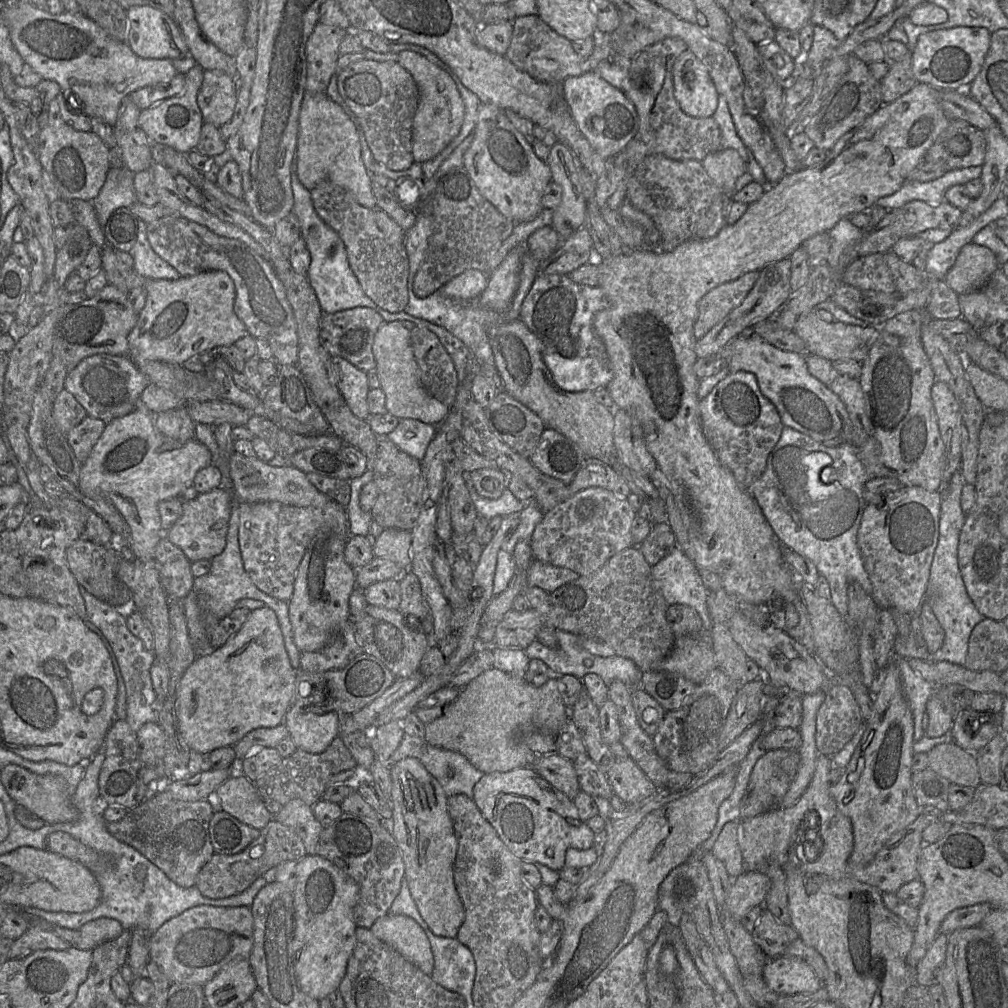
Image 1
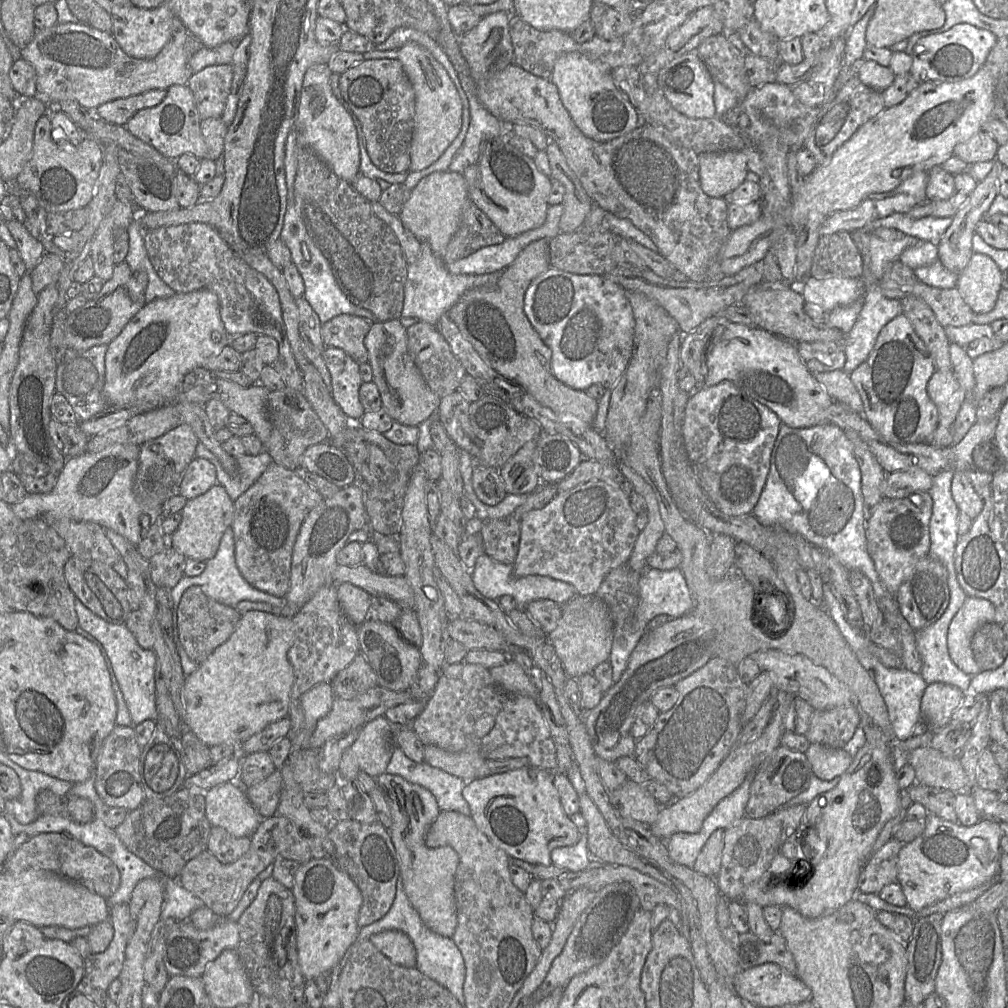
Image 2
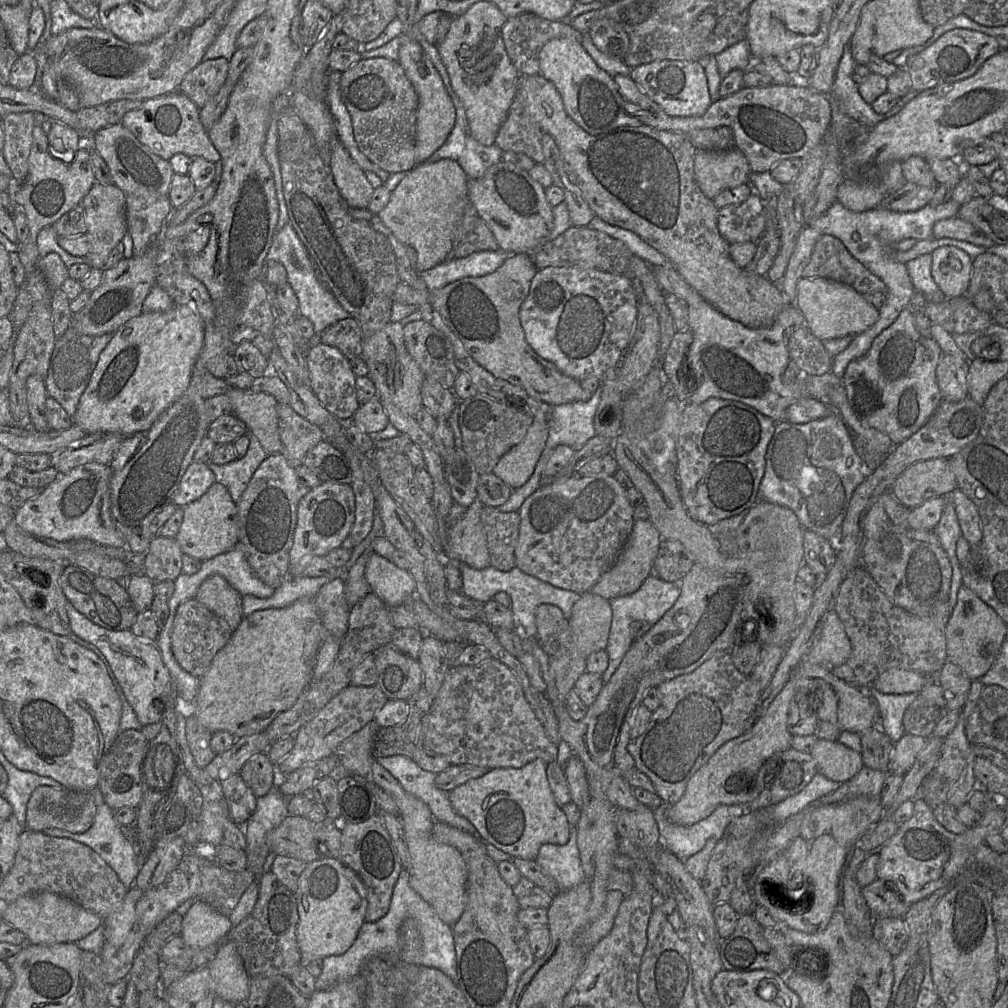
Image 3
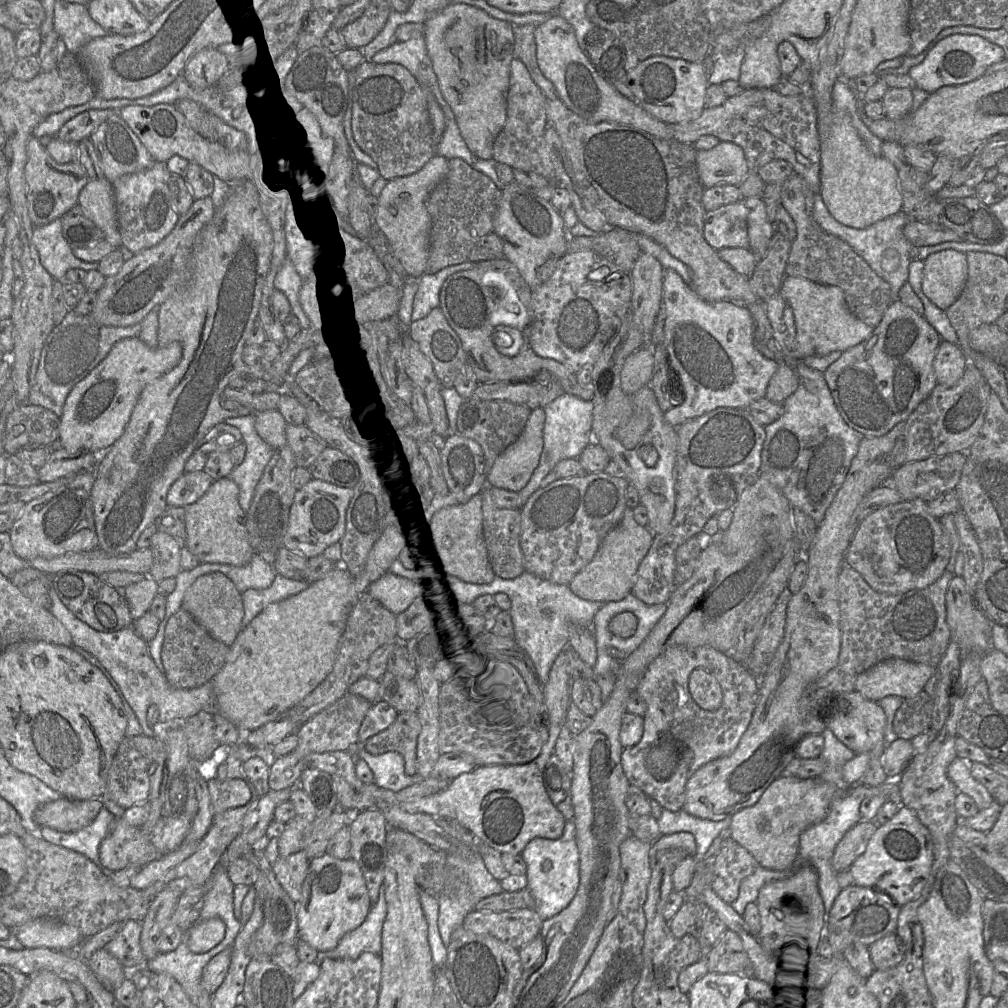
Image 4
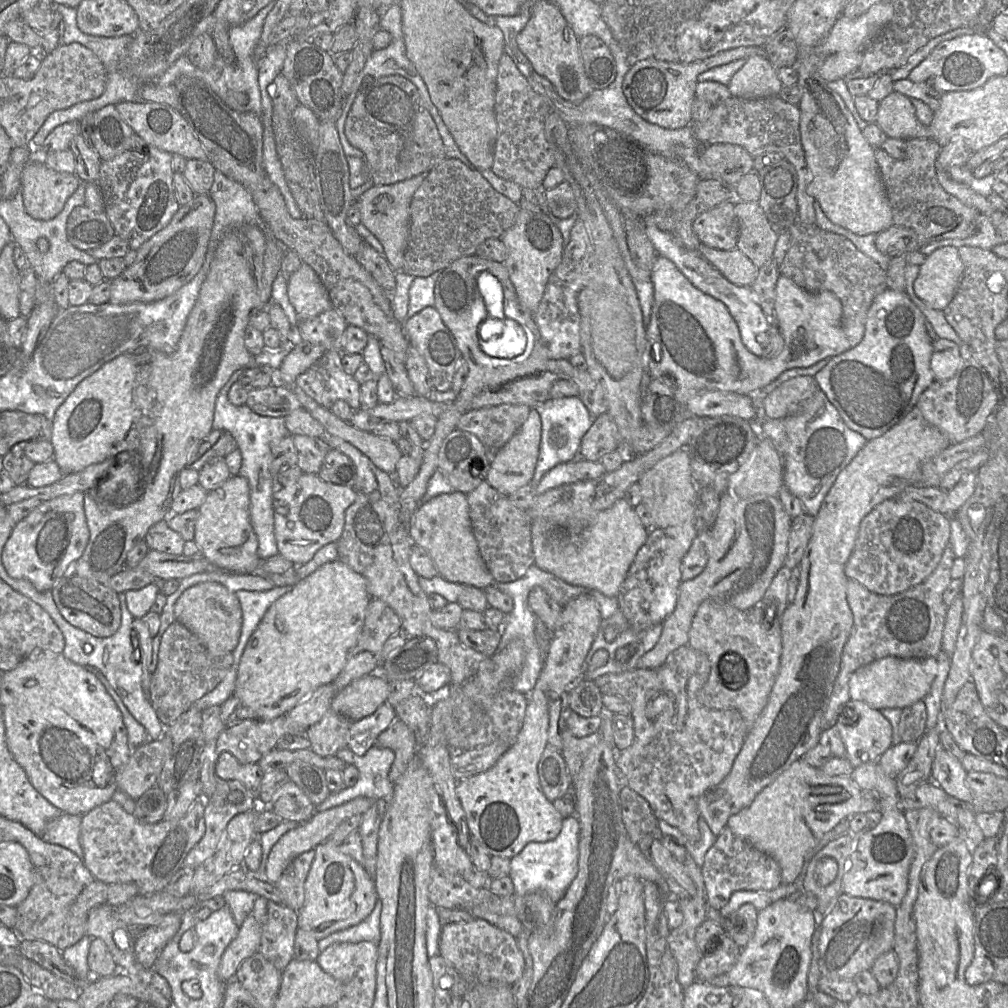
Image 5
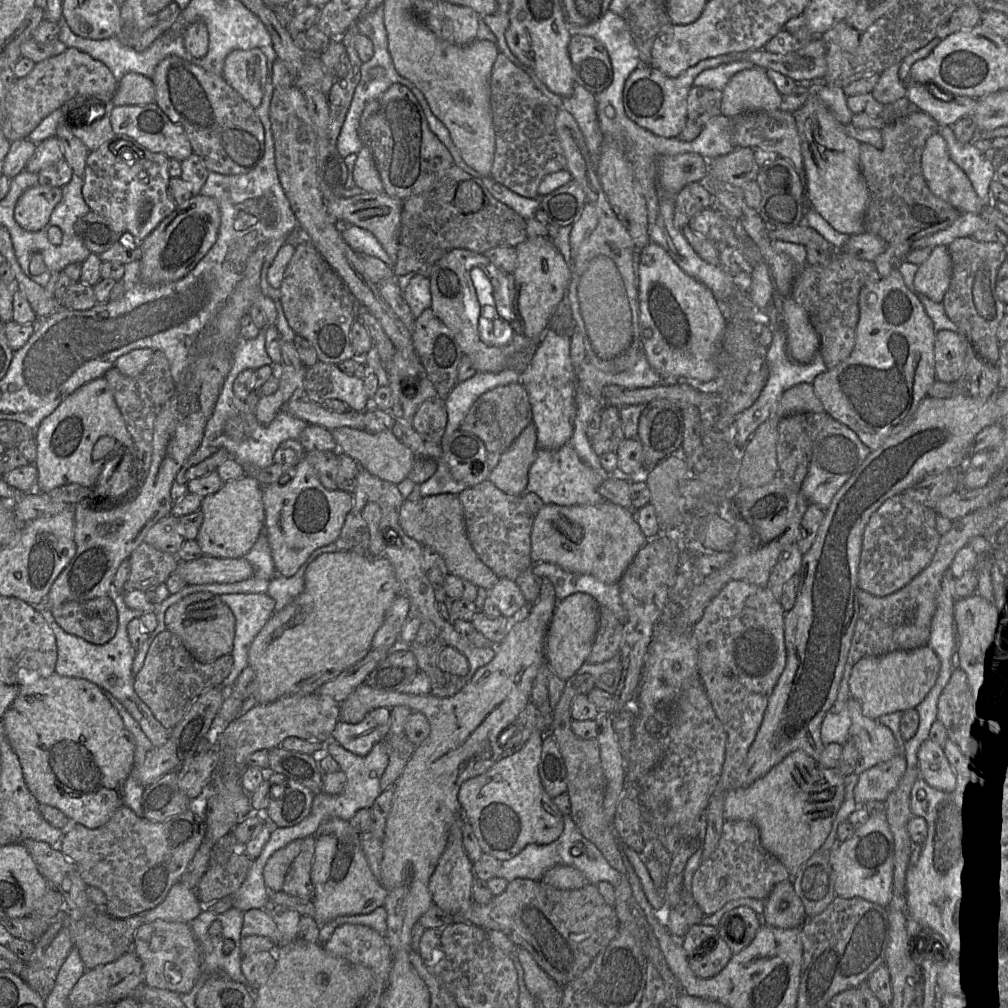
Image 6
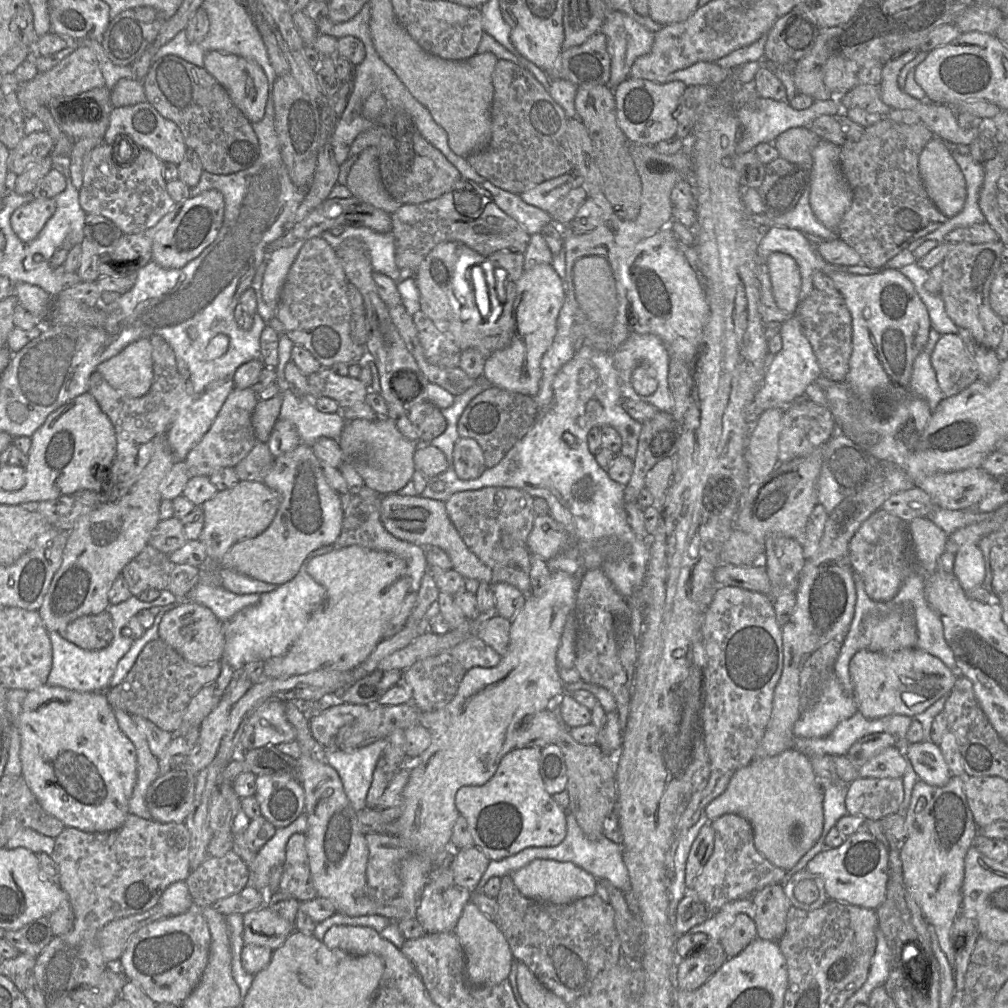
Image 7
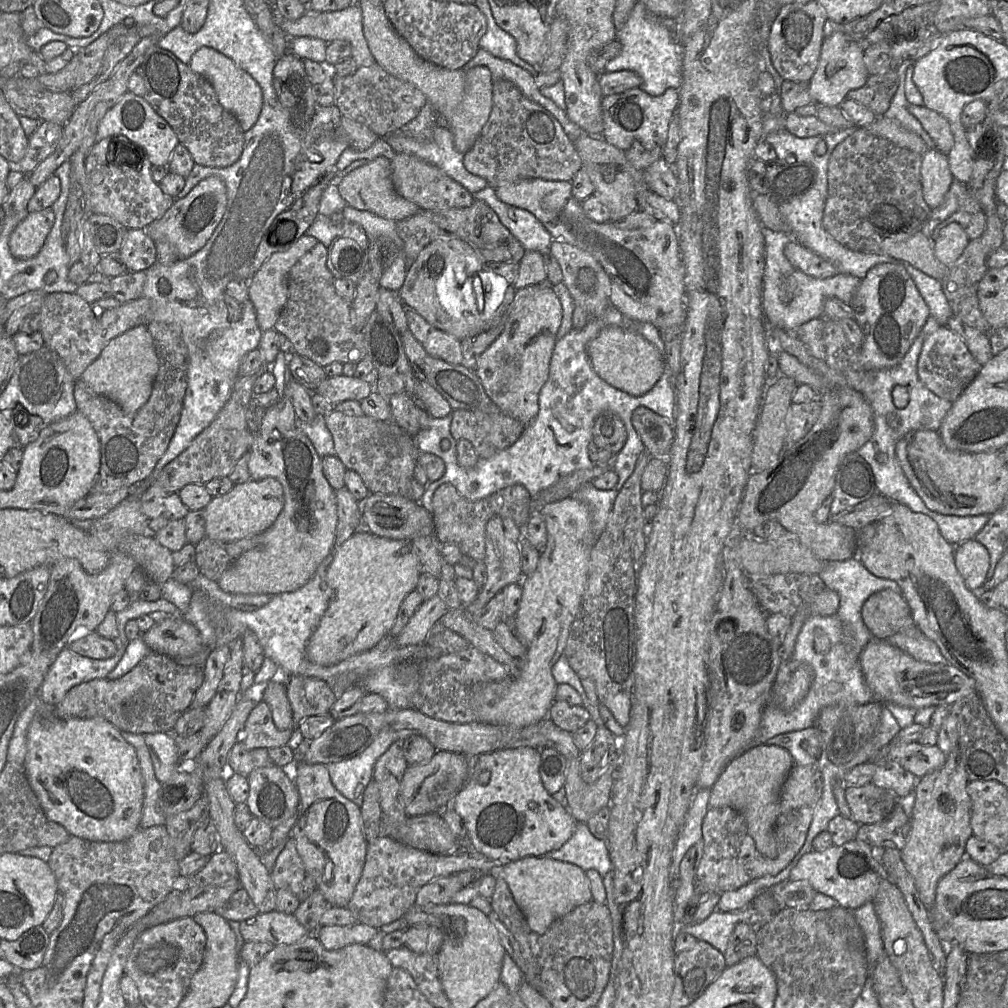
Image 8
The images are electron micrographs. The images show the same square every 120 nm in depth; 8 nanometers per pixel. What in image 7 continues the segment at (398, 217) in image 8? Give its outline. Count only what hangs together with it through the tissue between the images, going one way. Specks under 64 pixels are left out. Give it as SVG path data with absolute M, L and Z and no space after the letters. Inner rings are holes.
M367 147L357 156L347 175L345 187L352 197L391 215L401 204L390 196L382 184L377 147Z

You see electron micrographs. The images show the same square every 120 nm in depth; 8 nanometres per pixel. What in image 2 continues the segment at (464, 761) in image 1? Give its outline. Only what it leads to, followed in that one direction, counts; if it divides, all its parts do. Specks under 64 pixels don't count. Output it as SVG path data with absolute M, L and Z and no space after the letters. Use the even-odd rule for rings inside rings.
M395 746L393 750L386 771L390 774L399 775L406 781L420 785L429 790L435 797L440 811L456 811L463 815L471 816L470 807L464 799L462 792L465 786L469 783L468 781L472 780L464 780L439 768L433 767L426 762L415 762L397 746Z

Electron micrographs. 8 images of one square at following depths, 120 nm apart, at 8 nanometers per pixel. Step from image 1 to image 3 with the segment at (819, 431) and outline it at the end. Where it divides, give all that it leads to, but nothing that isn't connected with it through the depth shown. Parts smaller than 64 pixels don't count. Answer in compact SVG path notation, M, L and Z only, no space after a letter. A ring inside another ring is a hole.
M702 301L699 304L688 304L688 324L693 339L687 351L686 363L692 369L697 382L696 390L688 400L689 403L700 404L710 398L734 400L753 407L775 422L785 422L787 408L805 398L801 378L796 383L783 381L783 374L790 363L790 355L785 331L779 325L777 317L767 327L750 328L726 317L707 301Z

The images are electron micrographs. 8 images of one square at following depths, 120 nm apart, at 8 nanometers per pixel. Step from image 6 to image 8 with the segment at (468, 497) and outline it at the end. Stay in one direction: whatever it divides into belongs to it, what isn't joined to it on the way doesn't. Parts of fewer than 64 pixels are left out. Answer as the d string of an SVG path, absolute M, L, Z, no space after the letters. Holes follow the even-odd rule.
M442 484L433 494L431 513L434 536L439 544L456 544L464 555L482 562L486 554L486 524L489 519L501 515L523 528L532 515L532 497L524 486L515 484L480 500L471 501L459 494L451 484Z

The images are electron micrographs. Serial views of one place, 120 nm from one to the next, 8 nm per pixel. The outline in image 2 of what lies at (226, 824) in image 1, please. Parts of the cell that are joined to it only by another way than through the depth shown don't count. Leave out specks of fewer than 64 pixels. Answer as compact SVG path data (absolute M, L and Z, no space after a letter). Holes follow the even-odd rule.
M211 826L207 851L221 863L228 864L237 861L250 848L251 839L248 836L235 837L219 826Z

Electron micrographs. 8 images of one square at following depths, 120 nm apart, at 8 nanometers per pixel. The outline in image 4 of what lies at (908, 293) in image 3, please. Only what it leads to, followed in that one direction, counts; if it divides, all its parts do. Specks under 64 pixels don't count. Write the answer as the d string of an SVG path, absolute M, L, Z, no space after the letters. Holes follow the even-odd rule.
M818 190L813 192L812 217L825 232L844 240L879 277L890 285L891 301L899 299L898 293L901 287L908 282L908 266L911 261L909 250L912 247L903 233L905 225L911 221L904 212L899 211L863 229L852 228L833 218Z

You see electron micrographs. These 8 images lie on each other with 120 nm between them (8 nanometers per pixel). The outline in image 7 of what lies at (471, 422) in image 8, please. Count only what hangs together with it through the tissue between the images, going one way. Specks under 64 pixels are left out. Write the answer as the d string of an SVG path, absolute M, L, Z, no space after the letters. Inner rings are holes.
M492 386L470 401L459 418L457 430L460 437L477 441L483 451L485 467L492 468L528 433L537 416L533 397Z

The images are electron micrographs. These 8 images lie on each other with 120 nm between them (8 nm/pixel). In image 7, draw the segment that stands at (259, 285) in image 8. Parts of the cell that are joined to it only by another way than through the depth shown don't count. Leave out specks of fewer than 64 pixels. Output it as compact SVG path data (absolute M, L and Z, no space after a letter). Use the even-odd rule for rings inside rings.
M299 240L292 246L274 250L267 256L262 298L270 308L276 308L287 273L306 241Z

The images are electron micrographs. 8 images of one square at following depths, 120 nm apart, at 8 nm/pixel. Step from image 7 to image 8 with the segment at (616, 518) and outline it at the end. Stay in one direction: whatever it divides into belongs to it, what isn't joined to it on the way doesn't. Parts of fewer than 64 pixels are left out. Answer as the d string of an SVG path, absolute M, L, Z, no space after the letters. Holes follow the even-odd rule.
M611 305L601 316L590 317L583 328L571 329L564 337L556 341L550 359L548 379L539 393L538 413L533 421L526 426L523 434L508 448L488 459L479 457L476 465L464 468L457 461L457 440L450 433L452 414L443 418L430 417L428 427L421 429L413 436L415 447L417 453L431 453L440 457L445 463L445 472L440 479L427 483L419 501L420 504L431 512L433 494L442 484L451 484L459 494L471 501L480 500L515 484L524 486L533 497L541 490L554 484L560 477L576 470L589 469L595 465L588 455L594 420L600 413L612 411L620 417L627 431L625 445L615 455L613 461L613 469L618 475L616 487L610 490L600 490L588 482L572 494L572 497L588 506L592 519L592 531L598 538L607 525L618 492L633 473L640 454L645 450L645 446L632 423L634 410L644 406L661 415L674 429L674 436L677 420L675 377L666 362L663 375L655 386L642 396L632 396L615 388L601 379L594 371L587 348L590 341L608 326L619 326L642 335L664 356L664 342L659 329L653 324L630 319Z

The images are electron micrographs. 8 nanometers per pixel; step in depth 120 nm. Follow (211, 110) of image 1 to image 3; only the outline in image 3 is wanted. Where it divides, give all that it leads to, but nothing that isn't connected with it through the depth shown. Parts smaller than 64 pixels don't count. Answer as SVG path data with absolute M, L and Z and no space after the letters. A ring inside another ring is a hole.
M223 57L202 60L185 75L178 90L200 109L224 85L228 76L229 61Z

